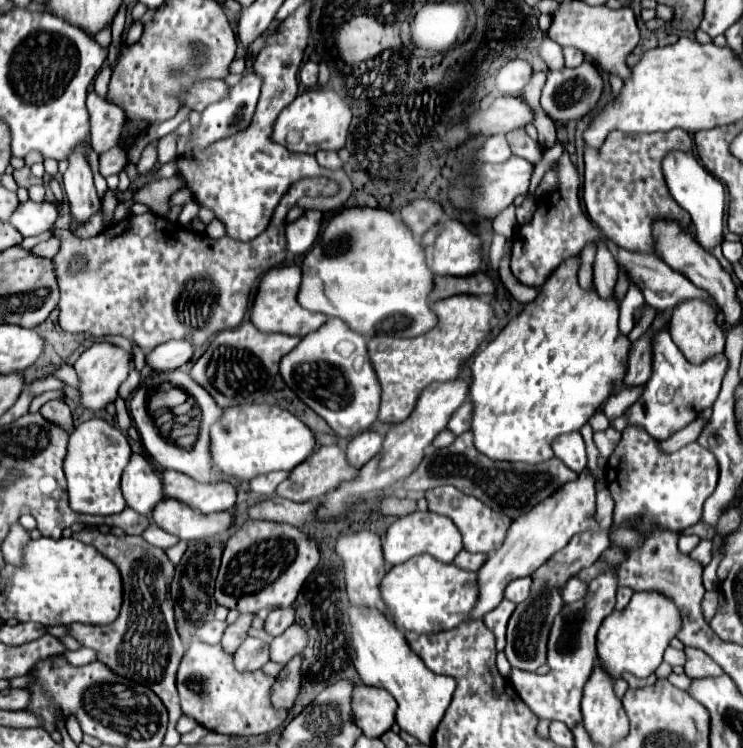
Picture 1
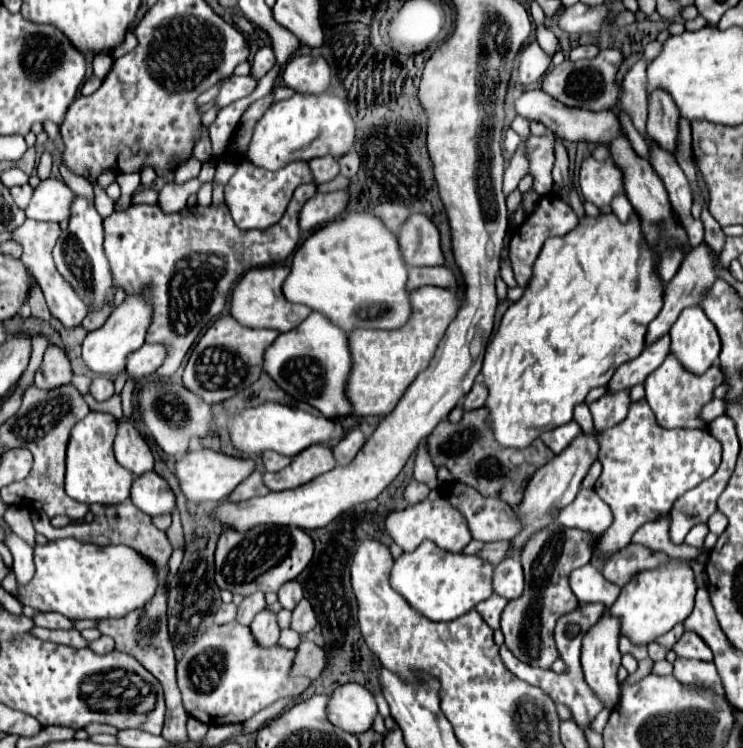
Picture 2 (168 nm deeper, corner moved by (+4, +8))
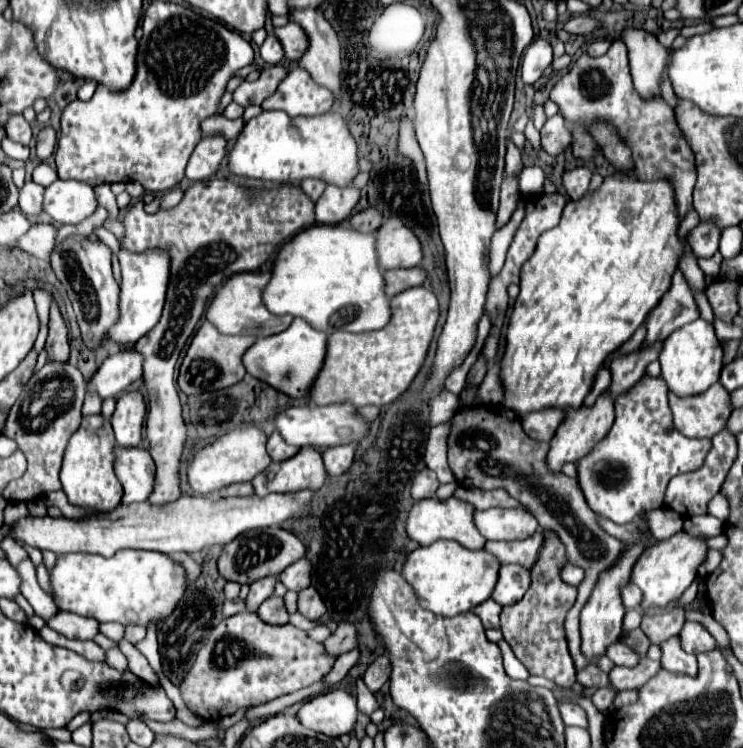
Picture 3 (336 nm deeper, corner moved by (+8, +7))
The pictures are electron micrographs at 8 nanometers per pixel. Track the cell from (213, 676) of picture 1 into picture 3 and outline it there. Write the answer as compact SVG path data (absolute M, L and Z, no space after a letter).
M237 613L233 617L223 619L209 635L201 651L197 653L197 659L193 667L187 671L185 679L181 681L179 689L183 695L185 705L203 721L217 721L227 715L233 715L237 709L249 709L261 703L267 703L271 699L277 699L281 695L299 691L303 687L309 687L311 683L323 679L335 659L325 655L325 649L321 643L311 641L305 631L293 627L293 625L267 625L263 623L255 613Z

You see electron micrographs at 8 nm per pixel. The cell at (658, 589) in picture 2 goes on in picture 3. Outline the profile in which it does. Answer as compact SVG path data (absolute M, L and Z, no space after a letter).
M683 531L673 535L667 541L657 543L651 549L645 549L631 571L631 583L643 591L641 611L645 613L647 609L653 609L653 607L667 609L673 601L677 601L683 595L683 591L693 583L693 579L697 575L697 567L705 559L705 553L707 553L705 541L693 539L693 537L685 535Z

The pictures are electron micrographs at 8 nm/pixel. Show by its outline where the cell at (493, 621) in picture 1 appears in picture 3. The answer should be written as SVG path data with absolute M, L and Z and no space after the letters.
M487 599L483 601L481 605L477 605L475 609L475 615L479 615L479 619L483 621L485 629L499 629L499 613L501 613L501 605L497 605L493 599Z

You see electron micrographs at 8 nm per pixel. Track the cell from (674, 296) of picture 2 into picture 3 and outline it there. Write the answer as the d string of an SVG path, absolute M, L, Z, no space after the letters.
M699 223L689 235L687 235L687 241L691 243L691 249L693 253L699 257L699 259L709 259L717 253L719 249L719 235L721 231L713 225L713 223Z

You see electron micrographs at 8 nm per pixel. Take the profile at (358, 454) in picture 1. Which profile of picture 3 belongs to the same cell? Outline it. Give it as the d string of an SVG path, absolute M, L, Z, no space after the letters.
M347 443L347 445L329 447L329 449L323 451L323 463L325 463L329 477L337 477L351 467L355 447L357 447L357 443Z

